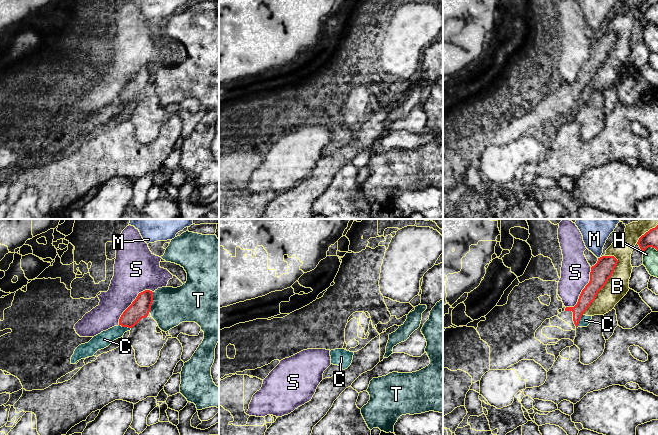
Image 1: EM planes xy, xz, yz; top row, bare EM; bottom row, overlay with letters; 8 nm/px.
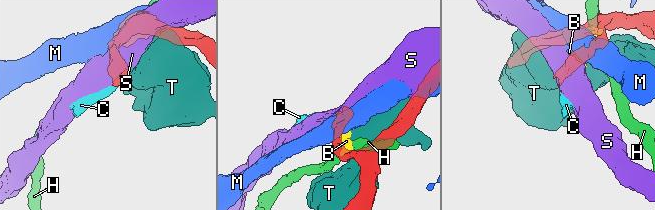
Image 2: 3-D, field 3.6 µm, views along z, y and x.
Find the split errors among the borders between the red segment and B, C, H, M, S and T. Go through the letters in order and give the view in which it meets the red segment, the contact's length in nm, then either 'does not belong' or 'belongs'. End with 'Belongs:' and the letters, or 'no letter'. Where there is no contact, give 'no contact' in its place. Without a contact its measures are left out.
B: yz | 550 nm | does not belong
C: yz | 120 nm | does not belong
H: yz | 130 nm | does not belong
M: yz | 30 nm | does not belong
S: yz | 380 nm | does not belong
T: xy | 160 nm | does not belong
Belongs: no letter

